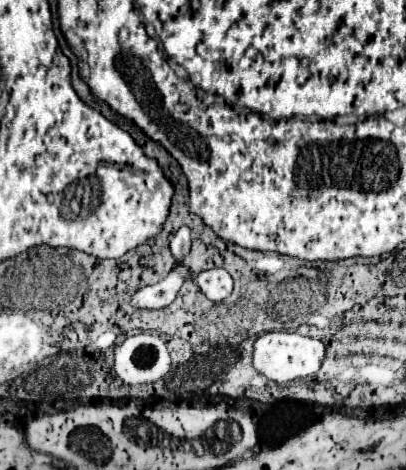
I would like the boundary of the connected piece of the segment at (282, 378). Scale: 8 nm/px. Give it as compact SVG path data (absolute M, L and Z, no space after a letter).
M271 331L257 339L255 349L253 349L253 367L275 383L287 383L287 381L293 381L299 377L313 375L321 367L323 355L325 355L325 345L317 339L303 337L299 333Z

